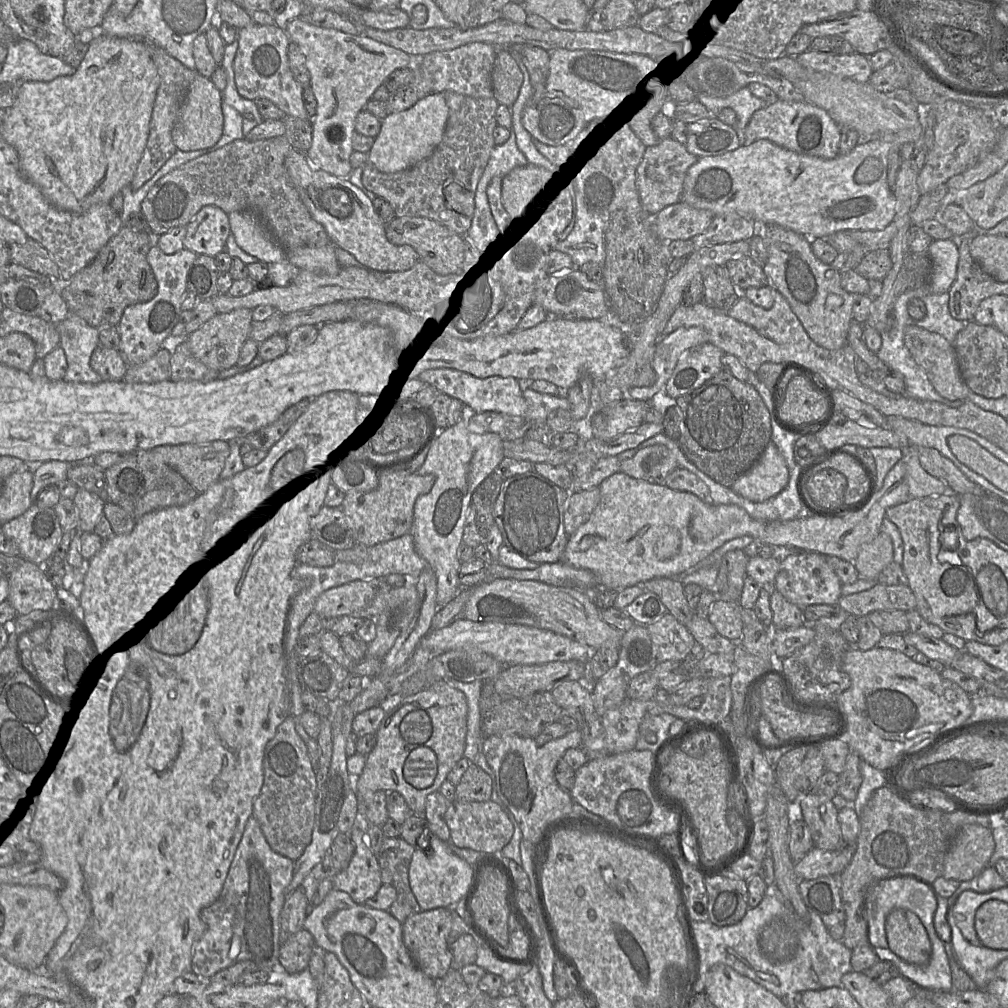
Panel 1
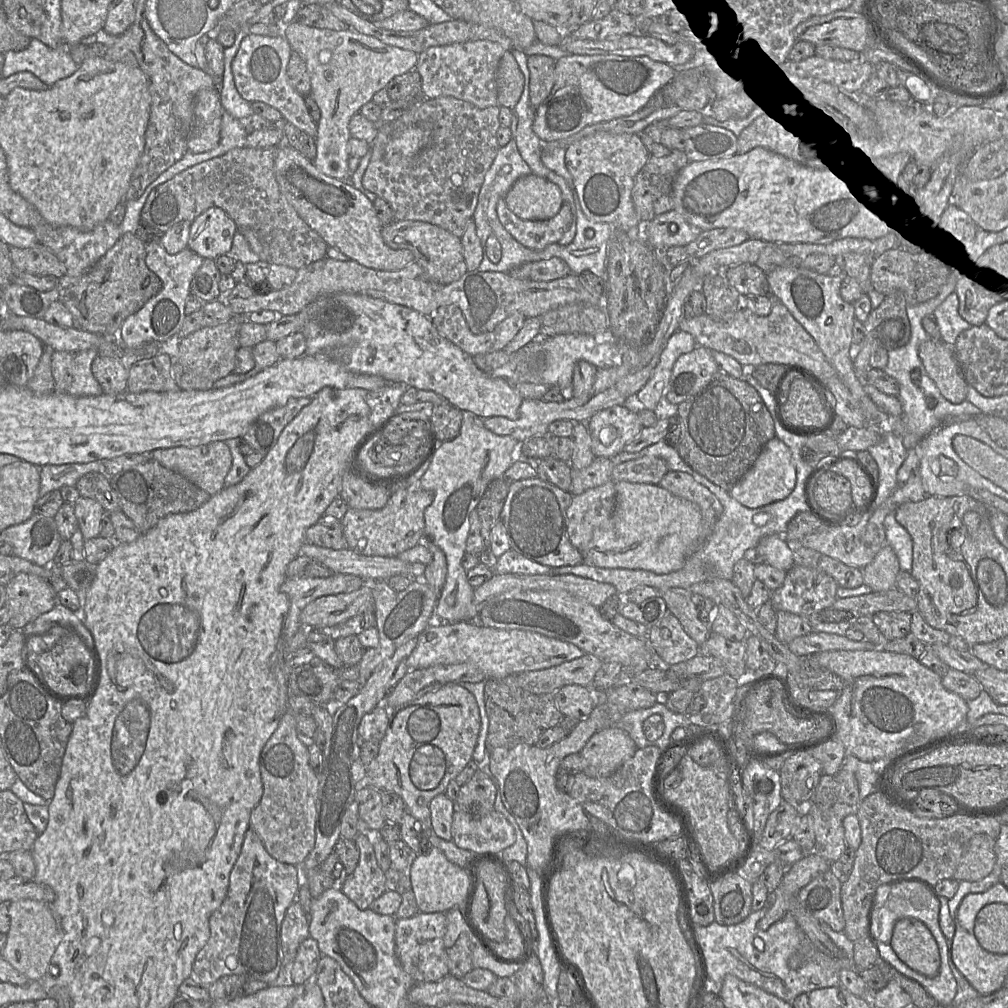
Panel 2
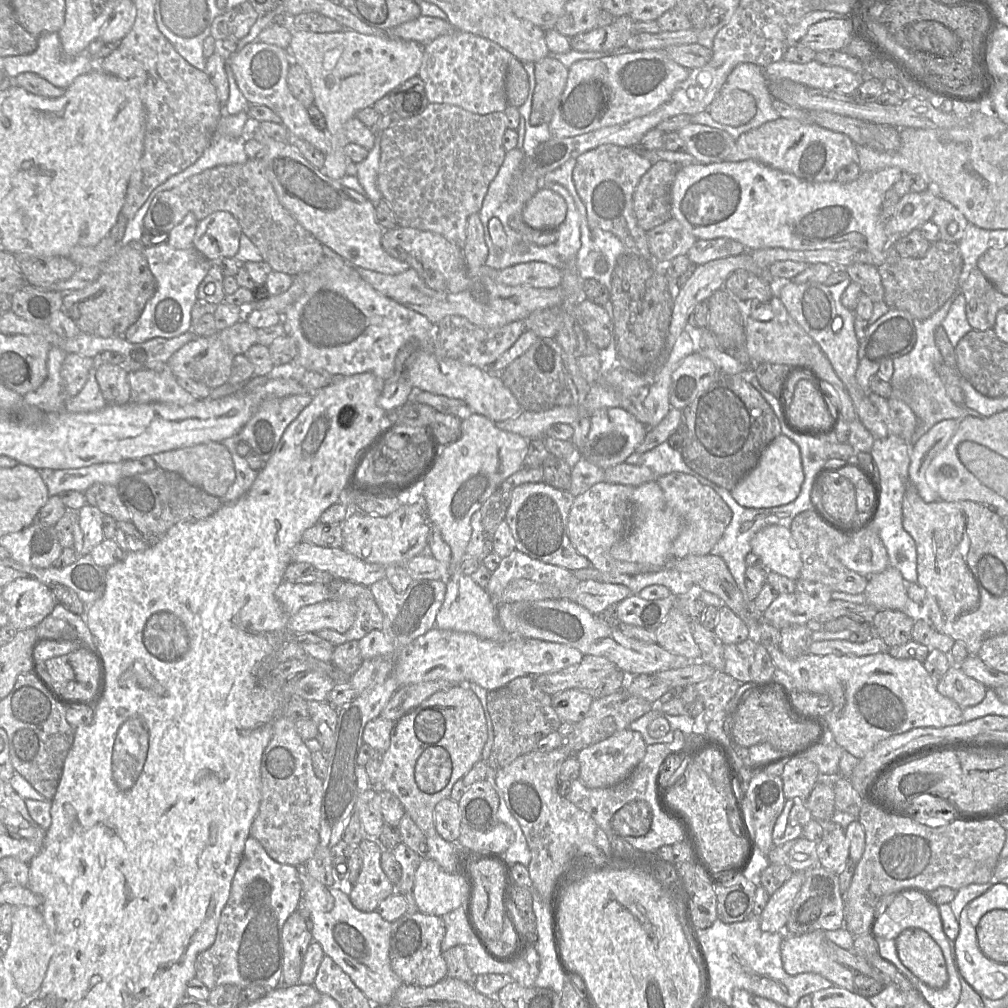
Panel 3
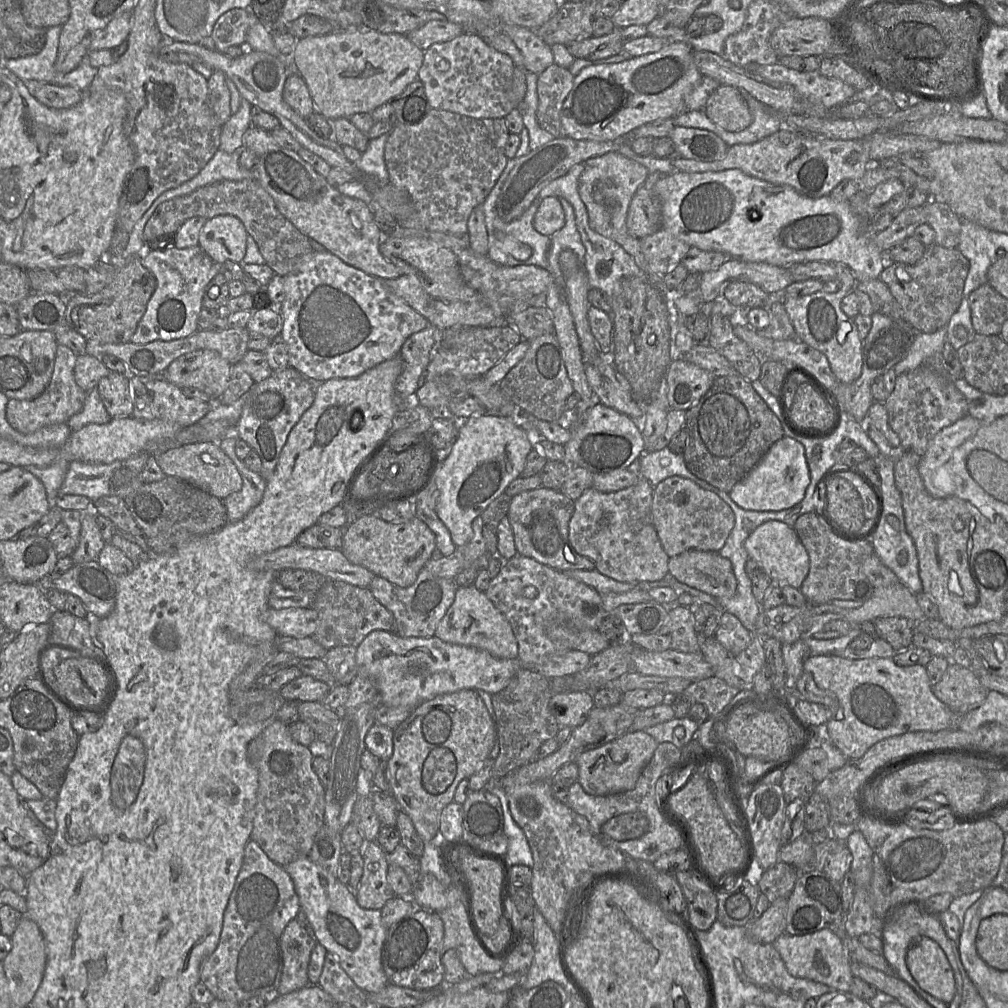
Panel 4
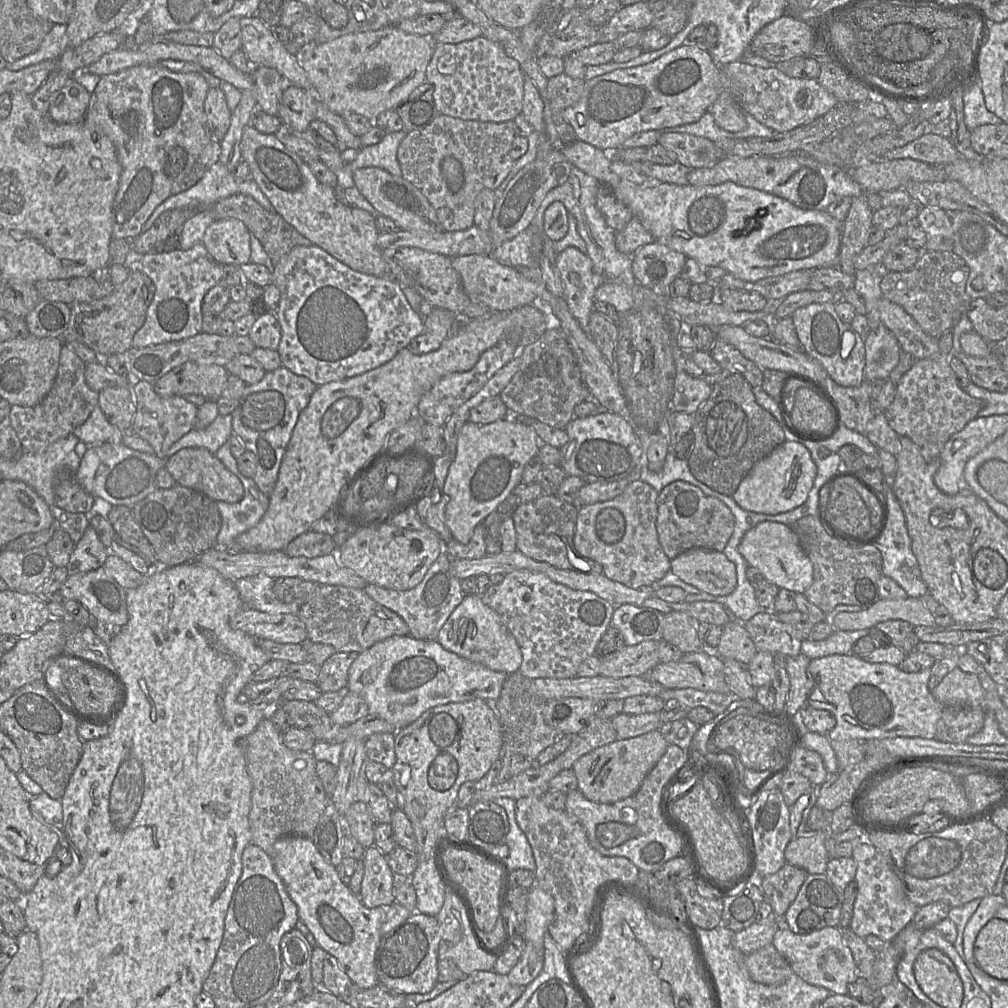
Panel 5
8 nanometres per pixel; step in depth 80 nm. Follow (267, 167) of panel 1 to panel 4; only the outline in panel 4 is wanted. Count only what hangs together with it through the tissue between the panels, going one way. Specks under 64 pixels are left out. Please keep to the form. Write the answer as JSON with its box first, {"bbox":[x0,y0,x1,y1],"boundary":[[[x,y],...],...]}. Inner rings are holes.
{"bbox":[143,179,313,276],"boundary":[[[256,179],[223,180],[163,202],[147,221],[143,238],[147,244],[158,236],[176,233],[191,217],[210,219],[218,215],[232,215],[243,223],[247,233],[254,238],[265,264],[273,270],[274,275],[286,276],[302,256],[313,251],[310,238],[278,211],[272,197]]]}

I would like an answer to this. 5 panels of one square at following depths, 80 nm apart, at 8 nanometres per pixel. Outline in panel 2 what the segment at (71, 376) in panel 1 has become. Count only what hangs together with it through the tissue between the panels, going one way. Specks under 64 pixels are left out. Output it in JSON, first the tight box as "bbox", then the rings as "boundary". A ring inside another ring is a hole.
{"bbox":[67,348,102,396],"boundary":[[[97,348],[74,353],[73,380],[67,392],[72,396],[100,396],[102,387],[92,373],[92,362],[98,356]]]}

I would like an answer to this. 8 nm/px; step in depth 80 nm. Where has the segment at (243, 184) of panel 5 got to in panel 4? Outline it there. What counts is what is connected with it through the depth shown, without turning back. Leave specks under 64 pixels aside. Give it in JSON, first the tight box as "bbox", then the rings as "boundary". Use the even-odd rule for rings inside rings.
{"bbox":[152,146,254,207],"boundary":[[[241,146],[231,154],[218,149],[211,160],[194,178],[177,188],[163,192],[152,205],[157,205],[158,207],[165,201],[188,195],[201,187],[215,182],[223,180],[240,181],[244,179],[254,179],[254,171],[241,167],[238,162],[244,149],[245,147]]]}

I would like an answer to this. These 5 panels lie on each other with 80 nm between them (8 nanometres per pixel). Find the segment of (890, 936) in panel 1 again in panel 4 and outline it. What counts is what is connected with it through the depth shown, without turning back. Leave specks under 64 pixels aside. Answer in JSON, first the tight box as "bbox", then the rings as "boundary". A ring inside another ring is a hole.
{"bbox":[906,937,956,1002],"boundary":[[[928,937],[913,941],[906,954],[907,967],[922,990],[942,1002],[950,1002],[956,994],[953,969],[940,945]]]}

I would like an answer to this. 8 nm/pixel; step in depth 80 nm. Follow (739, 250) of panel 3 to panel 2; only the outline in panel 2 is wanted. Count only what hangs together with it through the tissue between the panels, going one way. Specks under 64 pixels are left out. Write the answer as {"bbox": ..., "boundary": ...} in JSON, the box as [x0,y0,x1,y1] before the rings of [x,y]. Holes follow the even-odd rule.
{"bbox":[686,227,749,260],"boundary":[[[730,227],[716,228],[702,231],[697,239],[686,246],[686,249],[689,257],[697,260],[714,250],[740,245],[749,238],[743,230]]]}

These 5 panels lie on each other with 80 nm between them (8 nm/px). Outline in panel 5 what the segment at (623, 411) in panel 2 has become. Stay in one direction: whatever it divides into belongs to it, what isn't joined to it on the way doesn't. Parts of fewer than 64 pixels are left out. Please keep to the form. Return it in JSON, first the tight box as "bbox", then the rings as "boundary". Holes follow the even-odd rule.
{"bbox":[560,409,642,483],"boundary":[[[599,409],[595,414],[585,417],[574,417],[565,428],[568,442],[560,449],[560,467],[567,476],[577,476],[587,483],[611,483],[626,479],[638,464],[642,450],[640,441],[628,421],[621,416]]]}

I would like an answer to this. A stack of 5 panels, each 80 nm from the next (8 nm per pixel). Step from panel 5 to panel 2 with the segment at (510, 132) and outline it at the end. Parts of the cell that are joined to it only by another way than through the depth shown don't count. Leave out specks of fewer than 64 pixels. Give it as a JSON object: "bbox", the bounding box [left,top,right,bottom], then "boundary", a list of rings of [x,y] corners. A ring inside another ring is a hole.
{"bbox":[362,96,500,238],"boundary":[[[452,96],[421,99],[419,103],[414,103],[396,121],[378,125],[377,136],[371,144],[371,159],[362,177],[363,187],[384,199],[391,206],[396,220],[428,222],[461,238],[477,206],[484,177],[500,148],[496,137],[500,127],[499,108],[500,106],[496,105],[481,109]],[[417,122],[433,125],[429,143],[412,157],[394,154],[385,160],[386,147],[395,132]]]}

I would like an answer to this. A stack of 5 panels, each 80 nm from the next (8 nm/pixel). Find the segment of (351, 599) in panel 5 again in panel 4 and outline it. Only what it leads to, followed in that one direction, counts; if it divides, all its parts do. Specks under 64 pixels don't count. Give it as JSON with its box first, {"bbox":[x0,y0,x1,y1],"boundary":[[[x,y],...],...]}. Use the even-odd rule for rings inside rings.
{"bbox":[310,580,395,650],"boundary":[[[328,580],[315,594],[310,606],[318,613],[319,624],[311,637],[327,650],[339,646],[358,647],[375,630],[395,632],[393,614],[380,604],[369,588]]]}

